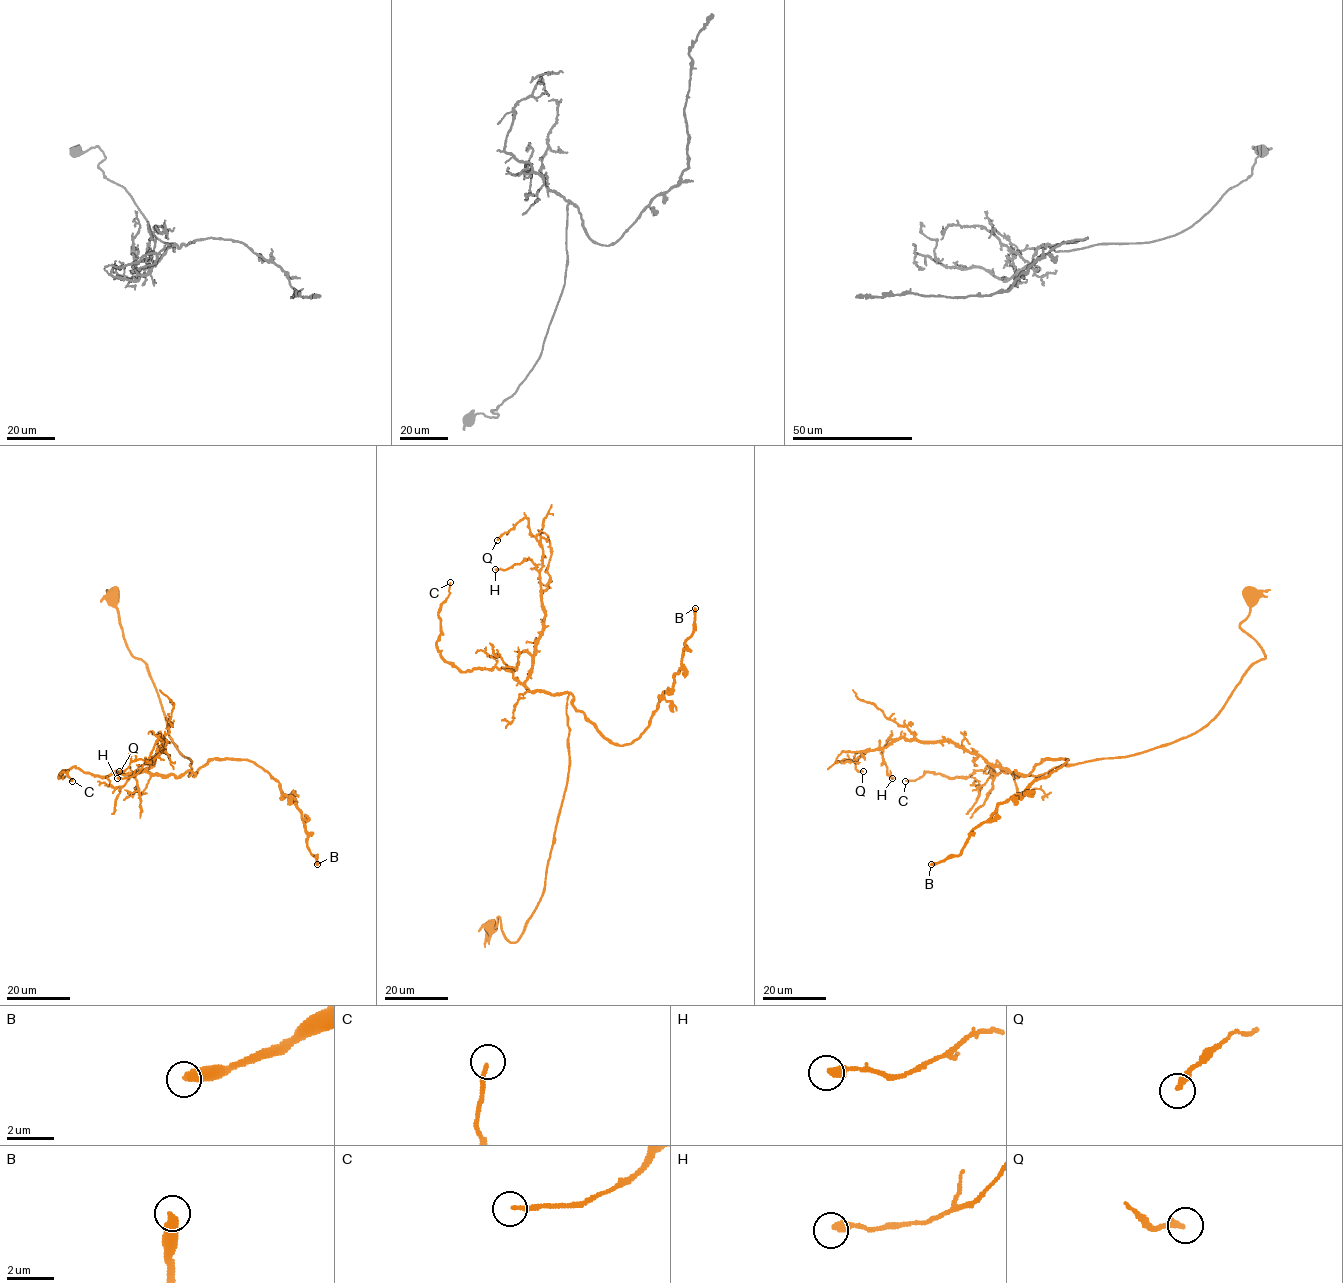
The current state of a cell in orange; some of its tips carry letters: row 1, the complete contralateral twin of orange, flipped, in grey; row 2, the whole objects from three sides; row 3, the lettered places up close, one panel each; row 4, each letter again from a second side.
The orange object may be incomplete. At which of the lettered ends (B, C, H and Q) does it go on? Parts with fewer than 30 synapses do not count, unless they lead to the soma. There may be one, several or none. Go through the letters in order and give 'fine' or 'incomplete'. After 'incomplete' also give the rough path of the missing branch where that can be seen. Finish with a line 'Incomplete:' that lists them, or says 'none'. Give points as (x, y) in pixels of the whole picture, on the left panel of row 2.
B: incomplete; missing branch runs (317, 864), (312, 865), (316, 857), (324, 860), (326, 857), (345, 854), (345, 846), (341, 852)
C: fine
H: fine
Q: fine
Incomplete: B

